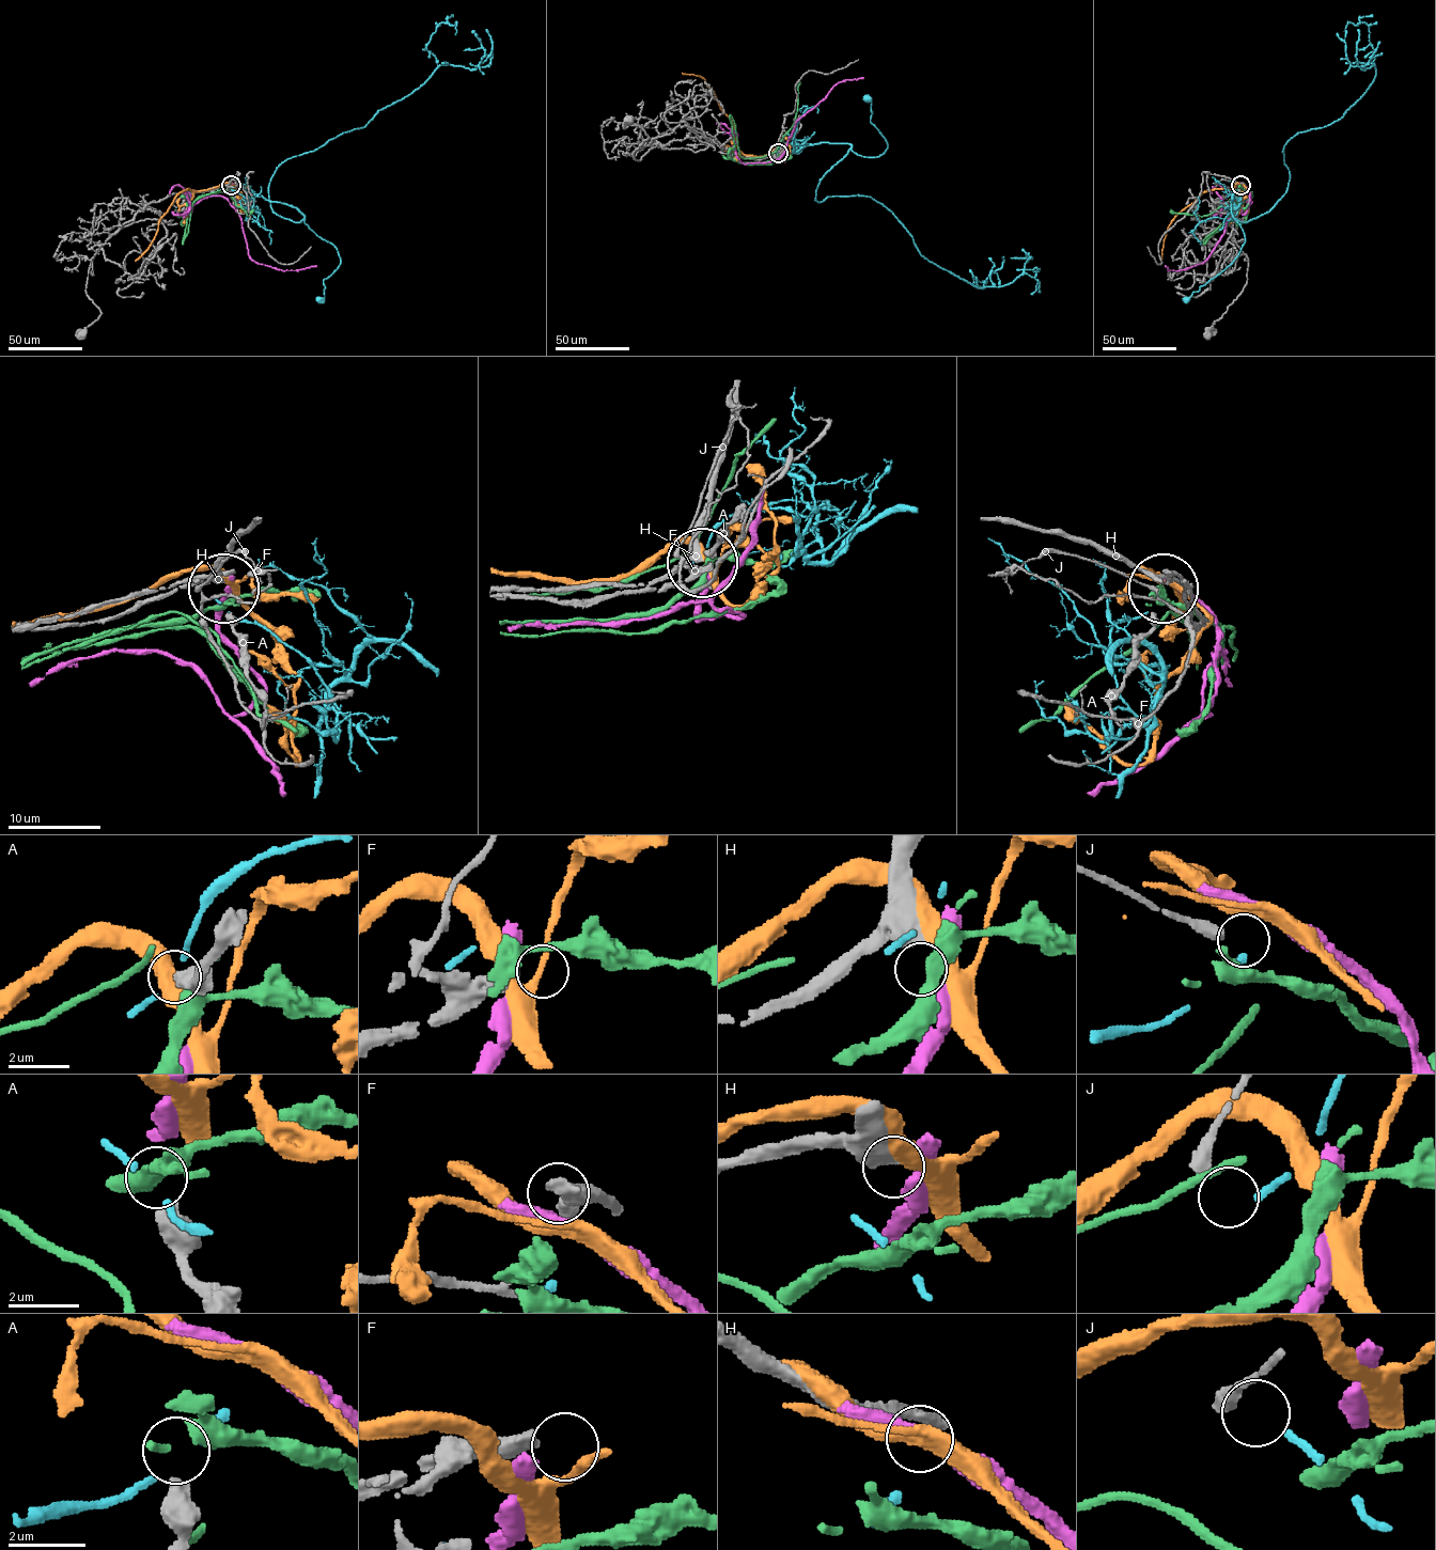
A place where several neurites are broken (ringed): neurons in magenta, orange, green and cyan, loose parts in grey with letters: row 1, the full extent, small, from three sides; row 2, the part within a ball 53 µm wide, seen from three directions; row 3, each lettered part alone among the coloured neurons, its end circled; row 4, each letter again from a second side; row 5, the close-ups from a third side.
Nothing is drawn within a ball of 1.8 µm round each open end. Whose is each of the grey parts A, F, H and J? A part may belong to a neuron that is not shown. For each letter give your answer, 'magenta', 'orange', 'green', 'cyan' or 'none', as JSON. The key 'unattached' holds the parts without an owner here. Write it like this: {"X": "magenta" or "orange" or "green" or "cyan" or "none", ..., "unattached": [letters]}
{"A": "green", "F": "none", "H": "none", "J": "cyan", "unattached": ["F", "H"]}

